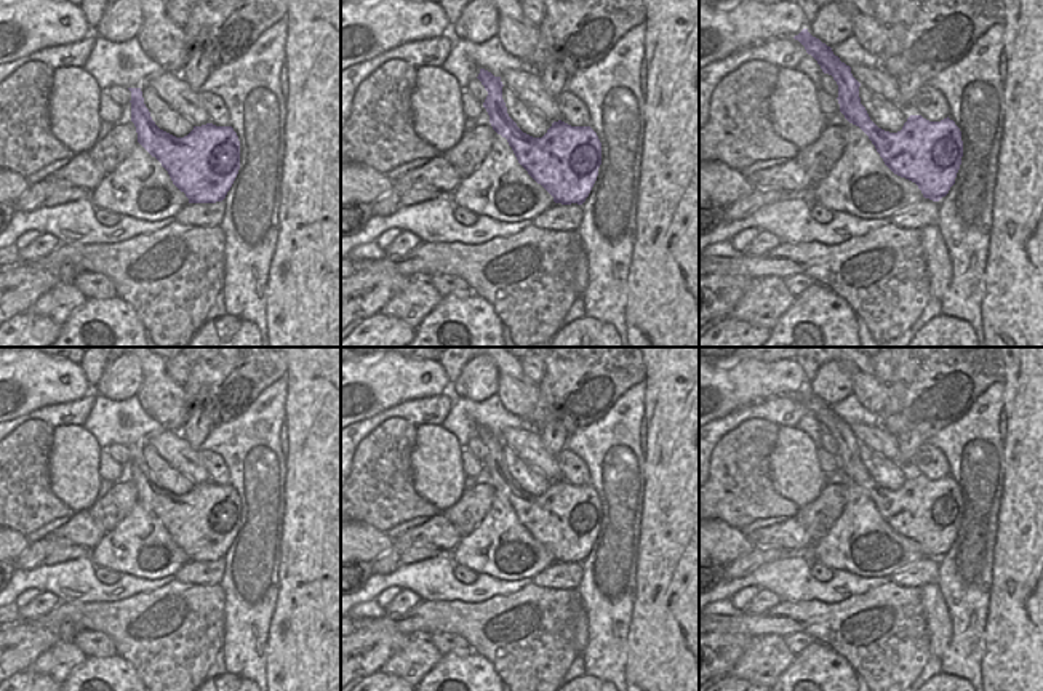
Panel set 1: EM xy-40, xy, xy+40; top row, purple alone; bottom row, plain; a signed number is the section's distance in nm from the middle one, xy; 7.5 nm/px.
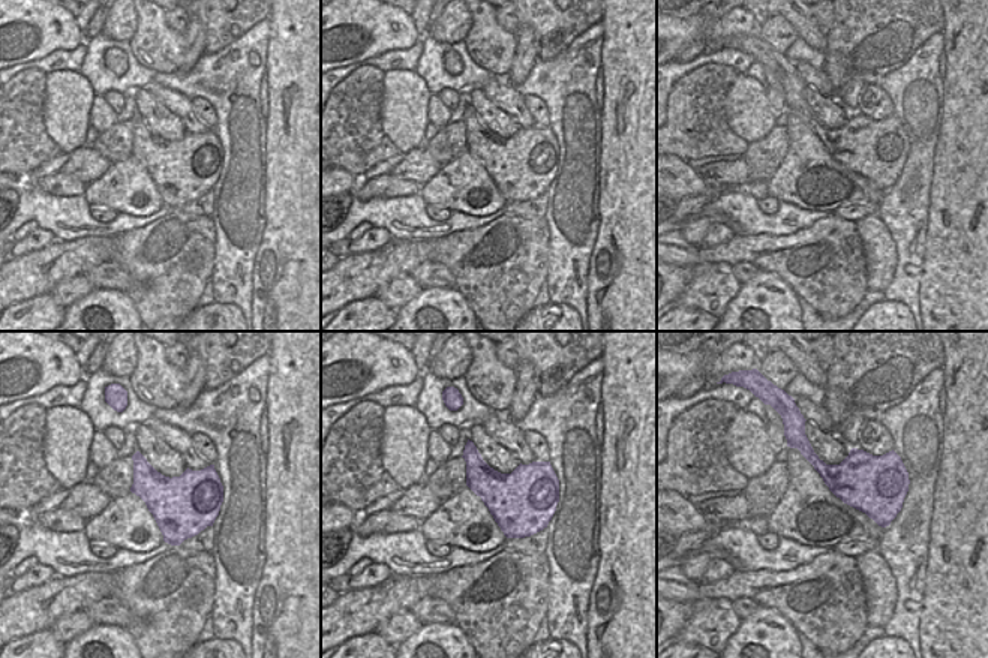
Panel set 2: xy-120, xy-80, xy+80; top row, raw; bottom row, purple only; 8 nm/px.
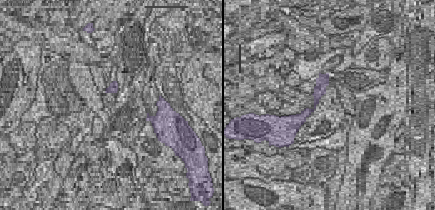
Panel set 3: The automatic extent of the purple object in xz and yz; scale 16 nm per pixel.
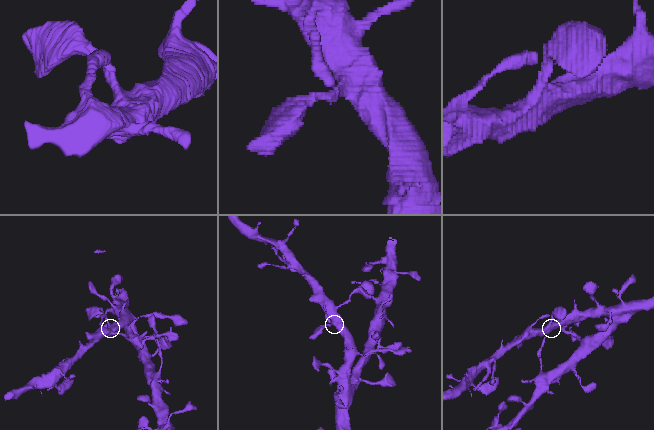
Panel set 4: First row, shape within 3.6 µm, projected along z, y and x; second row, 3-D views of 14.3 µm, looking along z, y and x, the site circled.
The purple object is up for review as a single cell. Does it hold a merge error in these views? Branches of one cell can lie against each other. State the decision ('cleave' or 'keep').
keep

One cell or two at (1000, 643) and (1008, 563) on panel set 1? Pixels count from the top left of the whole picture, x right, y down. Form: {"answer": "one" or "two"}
{"answer": "one"}

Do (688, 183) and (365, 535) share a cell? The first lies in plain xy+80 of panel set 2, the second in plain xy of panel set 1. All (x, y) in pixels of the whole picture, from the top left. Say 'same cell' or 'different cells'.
same cell

